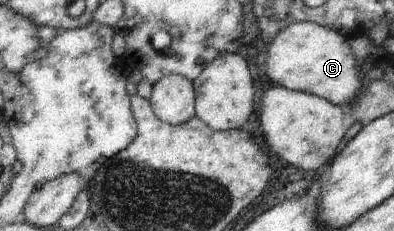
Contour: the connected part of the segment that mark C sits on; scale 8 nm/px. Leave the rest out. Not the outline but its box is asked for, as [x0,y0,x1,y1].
[263,19,361,106]

